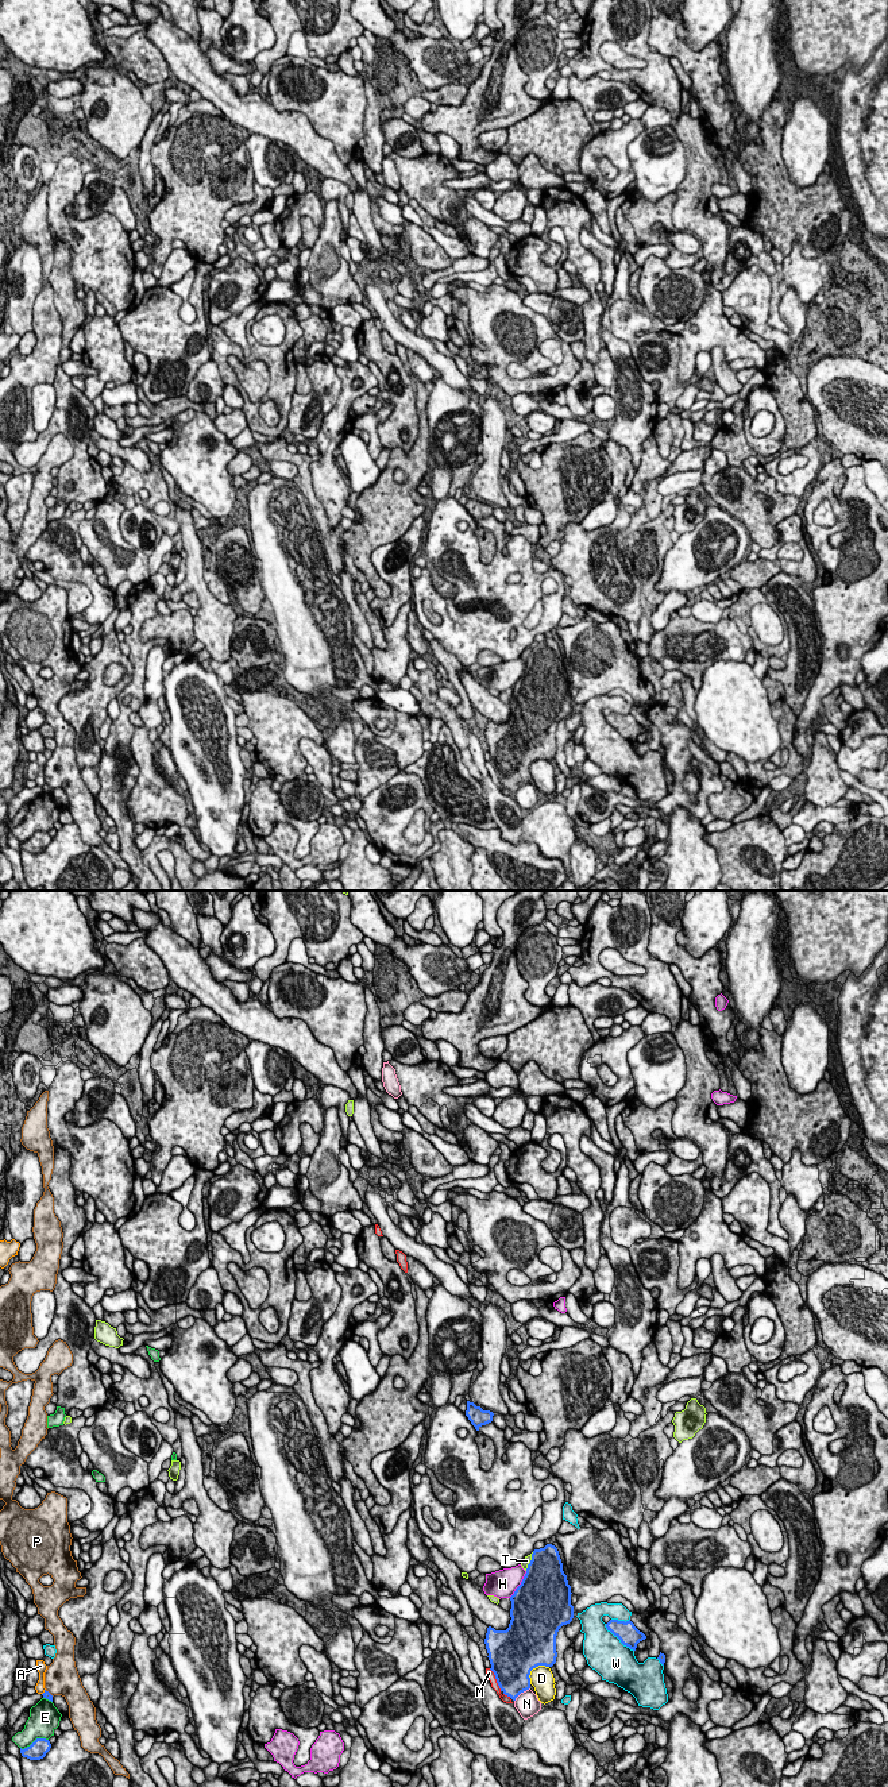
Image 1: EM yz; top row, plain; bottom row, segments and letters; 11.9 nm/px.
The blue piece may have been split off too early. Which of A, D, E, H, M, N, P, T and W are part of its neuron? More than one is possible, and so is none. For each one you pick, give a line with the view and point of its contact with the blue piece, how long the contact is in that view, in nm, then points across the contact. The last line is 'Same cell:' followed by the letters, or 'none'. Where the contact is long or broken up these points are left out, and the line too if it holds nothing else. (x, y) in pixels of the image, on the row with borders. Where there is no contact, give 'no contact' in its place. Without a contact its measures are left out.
Same cell: none

